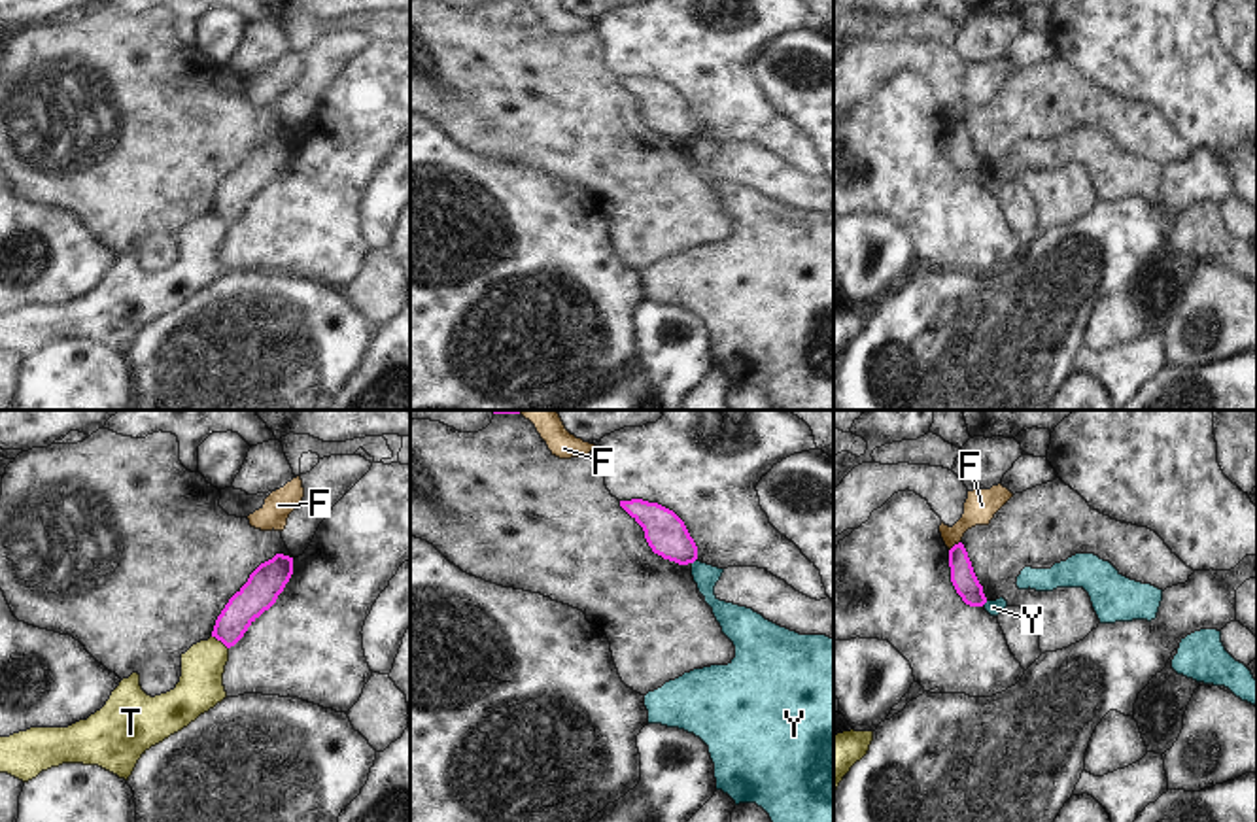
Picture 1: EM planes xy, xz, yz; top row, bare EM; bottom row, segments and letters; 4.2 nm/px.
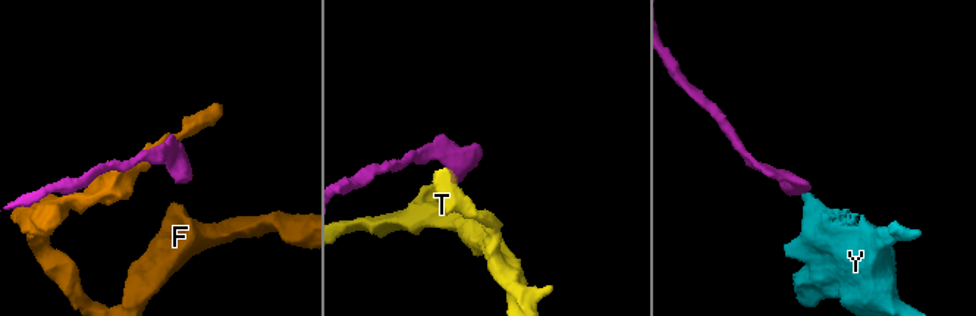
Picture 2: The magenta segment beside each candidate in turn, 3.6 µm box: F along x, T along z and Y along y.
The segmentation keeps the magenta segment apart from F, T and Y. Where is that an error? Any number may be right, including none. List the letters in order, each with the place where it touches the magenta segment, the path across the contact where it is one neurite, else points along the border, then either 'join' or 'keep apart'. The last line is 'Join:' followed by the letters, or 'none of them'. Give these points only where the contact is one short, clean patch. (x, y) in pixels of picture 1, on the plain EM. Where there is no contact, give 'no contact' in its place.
F: contact yz (953, 123); keep apart
T: contact xy (220, 216); border xy (212, 212), (227, 225); keep apart
Y: contact xz (694, 136); border xz (696, 135), (692, 140); keep apart
Join: none of them

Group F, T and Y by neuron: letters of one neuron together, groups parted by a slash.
F / T / Y

